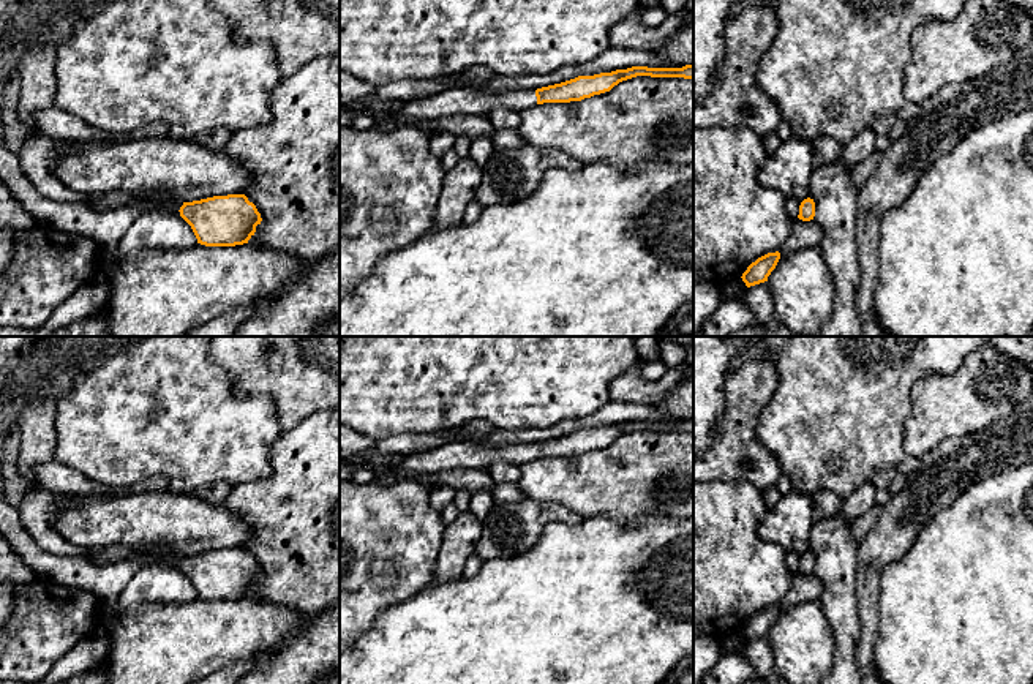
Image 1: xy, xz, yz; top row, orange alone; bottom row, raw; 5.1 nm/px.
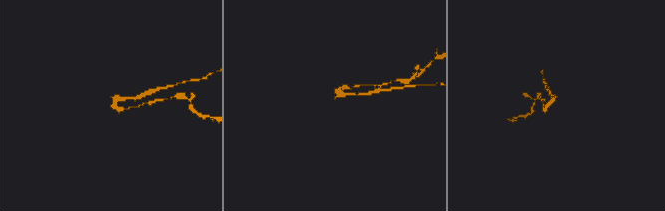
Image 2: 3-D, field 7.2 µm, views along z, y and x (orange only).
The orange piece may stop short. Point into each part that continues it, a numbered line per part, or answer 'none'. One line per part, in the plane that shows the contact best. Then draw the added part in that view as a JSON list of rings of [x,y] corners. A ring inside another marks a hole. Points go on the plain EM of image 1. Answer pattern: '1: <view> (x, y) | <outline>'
1: xz (457, 454) | [[[453,441],[428,452],[408,455],[396,464],[389,464],[384,468],[376,468],[373,463],[363,464],[370,464],[374,474],[436,474],[439,471],[455,468],[485,471],[493,461],[498,460],[521,466],[535,458],[535,444],[509,444],[491,447]]]

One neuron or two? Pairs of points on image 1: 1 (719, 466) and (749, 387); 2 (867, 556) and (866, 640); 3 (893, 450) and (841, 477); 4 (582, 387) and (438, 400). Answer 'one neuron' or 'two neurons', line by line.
1: one neuron
2: one neuron
3: one neuron
4: one neuron

